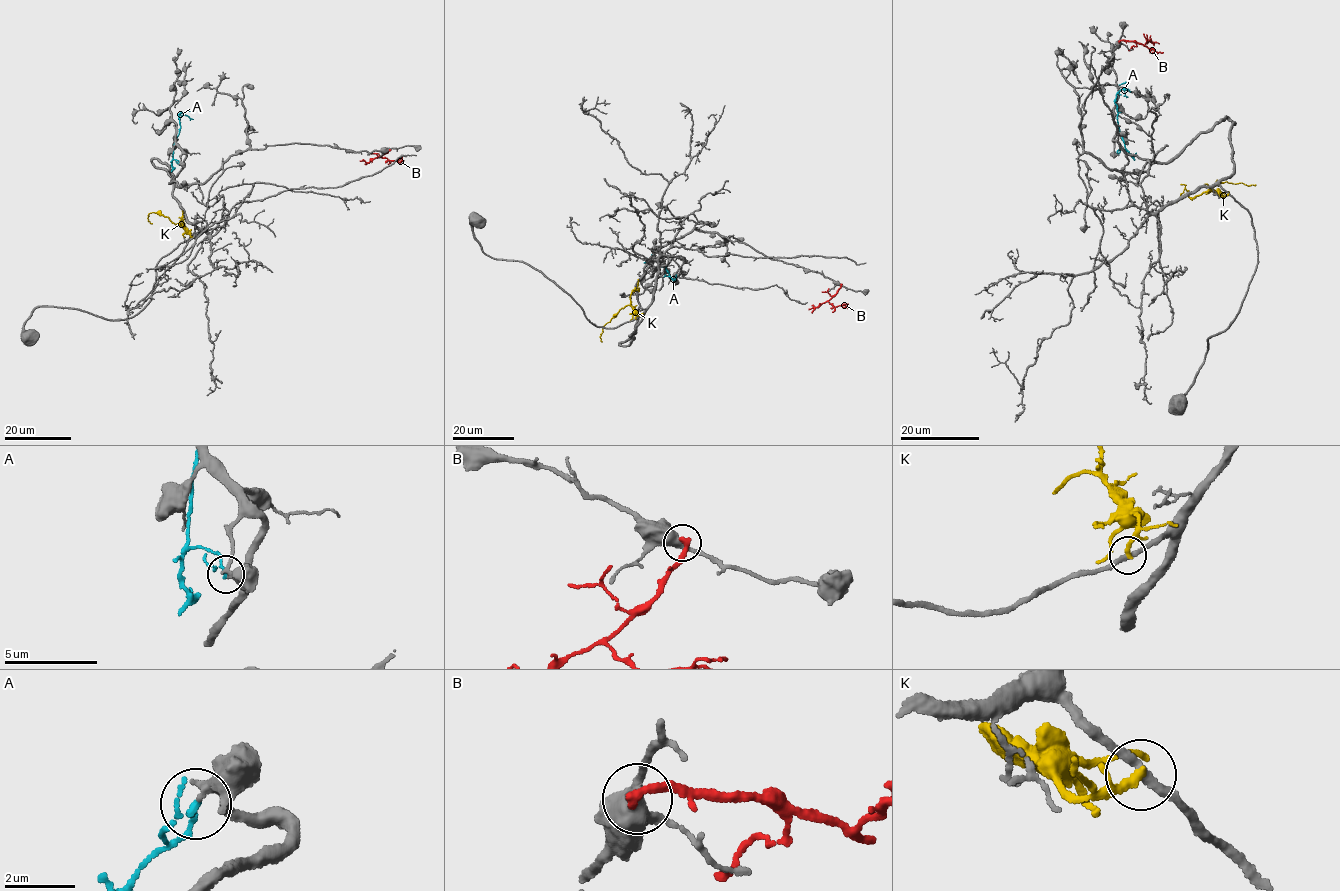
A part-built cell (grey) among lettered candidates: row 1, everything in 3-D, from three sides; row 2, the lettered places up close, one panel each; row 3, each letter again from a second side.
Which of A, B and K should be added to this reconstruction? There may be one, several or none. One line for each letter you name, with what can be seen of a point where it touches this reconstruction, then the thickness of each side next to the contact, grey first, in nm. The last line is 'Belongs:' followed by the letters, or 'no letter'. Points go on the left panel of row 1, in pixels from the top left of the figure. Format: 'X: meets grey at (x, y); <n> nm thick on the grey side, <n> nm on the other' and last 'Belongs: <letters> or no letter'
Belongs: no letter

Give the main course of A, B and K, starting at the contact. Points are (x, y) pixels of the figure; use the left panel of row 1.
A: (180, 164), (173, 159), (180, 128), (179, 114), (192, 111)
B: (389, 150), (380, 157), (401, 160), (402, 156)
K: (191, 237), (181, 224), (154, 212), (148, 214), (148, 221), (152, 223)

